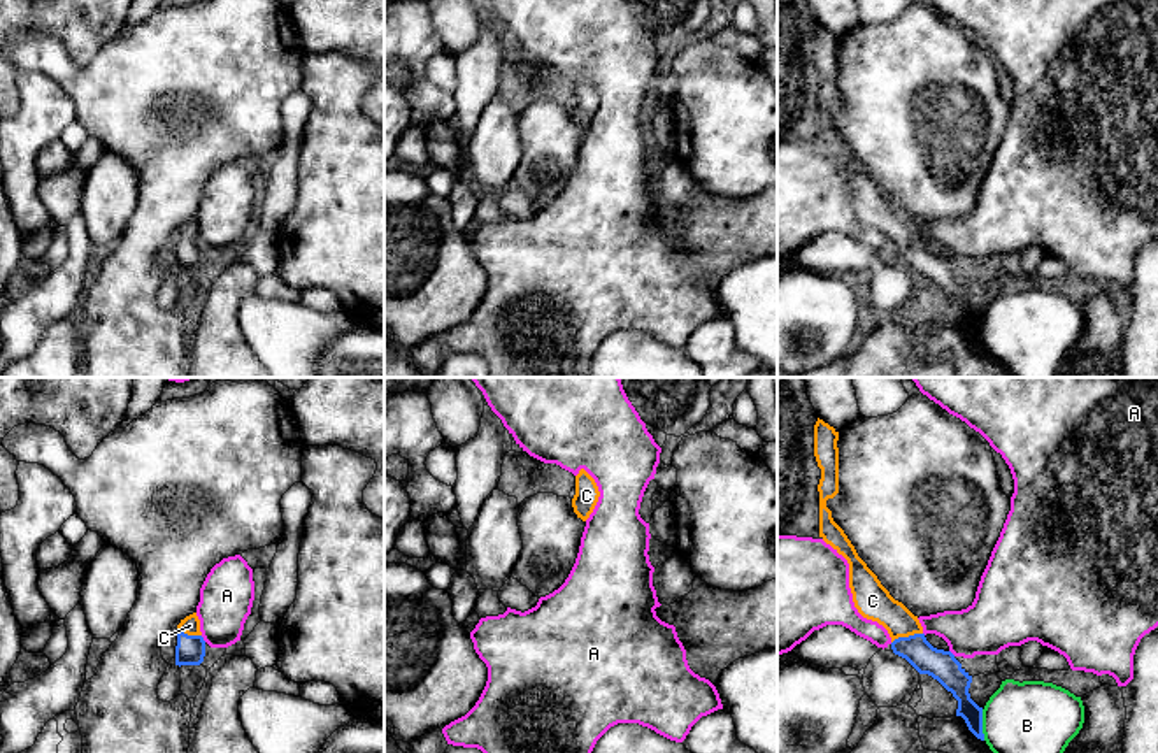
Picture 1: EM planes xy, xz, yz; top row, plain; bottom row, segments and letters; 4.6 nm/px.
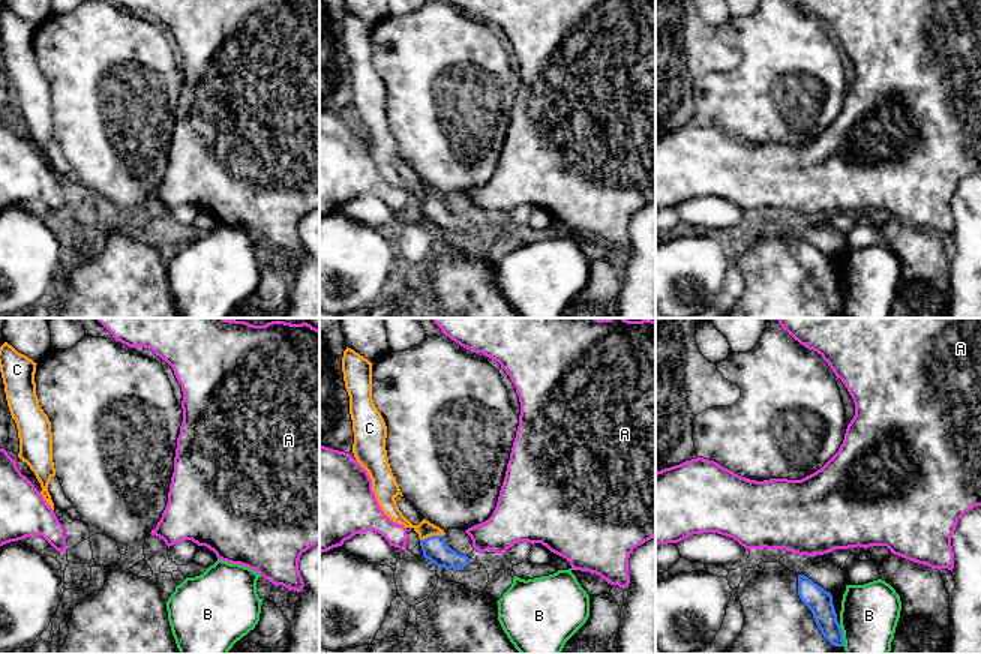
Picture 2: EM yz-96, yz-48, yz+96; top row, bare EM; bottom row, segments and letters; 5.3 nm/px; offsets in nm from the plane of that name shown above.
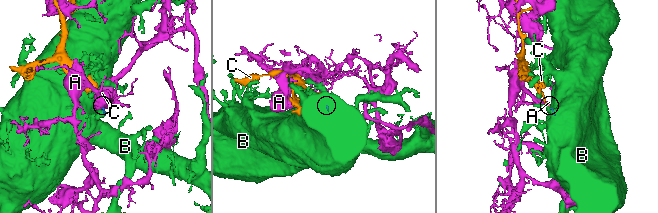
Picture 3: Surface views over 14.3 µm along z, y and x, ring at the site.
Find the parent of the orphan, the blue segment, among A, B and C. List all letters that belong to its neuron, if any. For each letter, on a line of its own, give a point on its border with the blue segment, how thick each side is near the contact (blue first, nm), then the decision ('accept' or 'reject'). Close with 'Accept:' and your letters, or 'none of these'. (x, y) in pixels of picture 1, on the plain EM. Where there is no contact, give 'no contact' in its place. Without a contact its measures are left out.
A: meets blue in xy at (202, 246); 140 nm thick on the blue side, 240 nm on the other; reject
B: meets blue in yz at (981, 332); 120 nm thick on the blue side, 400 nm on the other; reject
C: meets blue in yz at (906, 244); 140 nm thick on the blue side, 160 nm on the other; accept
Accept: C

